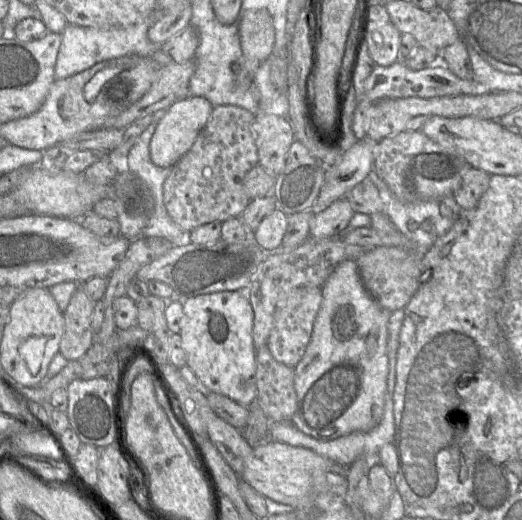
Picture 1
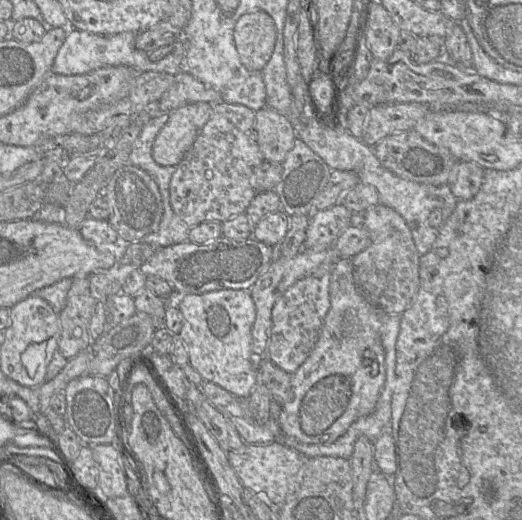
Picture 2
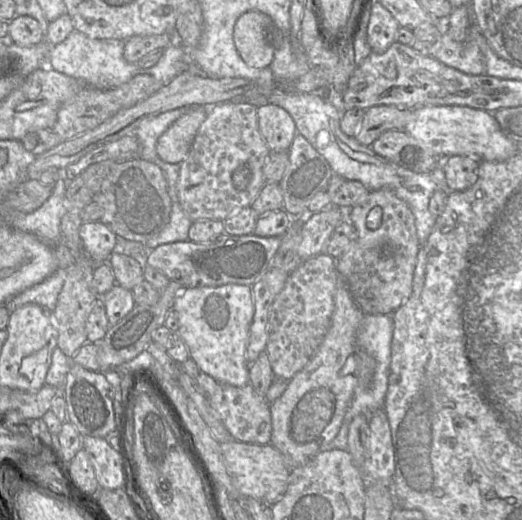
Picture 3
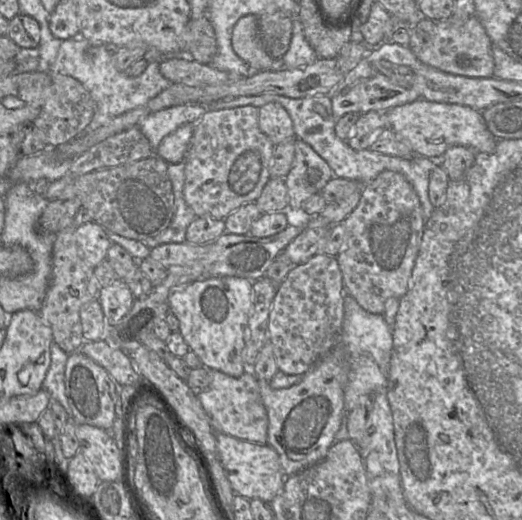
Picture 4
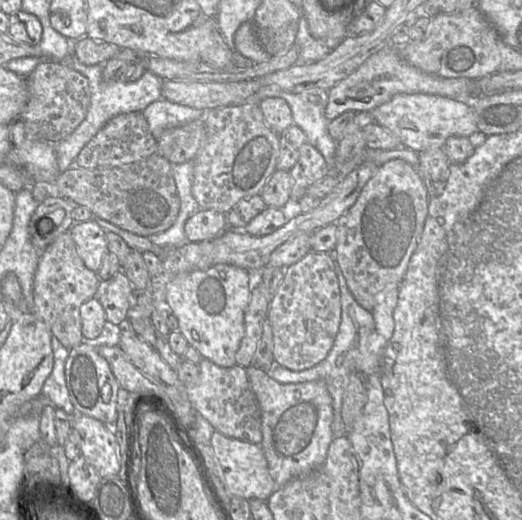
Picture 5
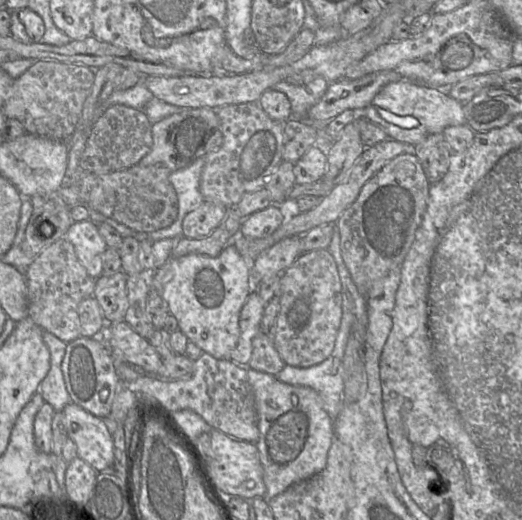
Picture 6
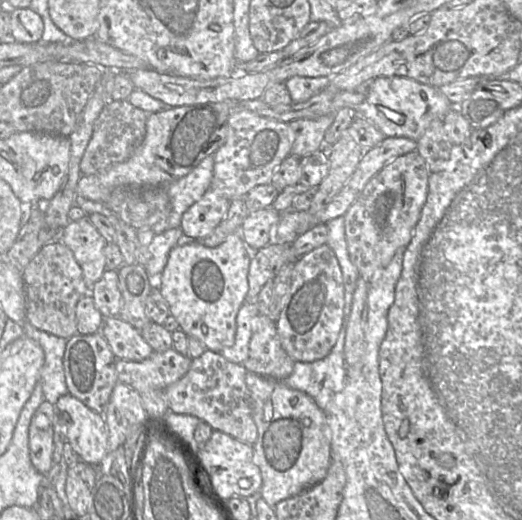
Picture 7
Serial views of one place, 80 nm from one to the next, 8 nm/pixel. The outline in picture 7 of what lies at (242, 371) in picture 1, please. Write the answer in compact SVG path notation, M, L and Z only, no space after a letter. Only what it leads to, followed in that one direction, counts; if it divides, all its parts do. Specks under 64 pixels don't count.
M241 230L230 234L222 244L214 248L207 247L198 240L184 239L169 253L167 264L158 278L158 288L168 304L170 315L178 321L180 329L187 336L200 340L207 350L220 353L234 343L236 317L246 302L249 290L250 261L251 251L242 239Z

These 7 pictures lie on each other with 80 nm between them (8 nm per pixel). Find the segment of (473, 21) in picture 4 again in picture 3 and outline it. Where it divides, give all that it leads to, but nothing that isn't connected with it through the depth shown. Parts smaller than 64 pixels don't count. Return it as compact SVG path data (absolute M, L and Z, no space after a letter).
M447 20L441 24L441 39L433 47L433 58L441 63L469 75L486 75L486 60L478 44L470 37L470 27L465 41L458 42L447 34Z

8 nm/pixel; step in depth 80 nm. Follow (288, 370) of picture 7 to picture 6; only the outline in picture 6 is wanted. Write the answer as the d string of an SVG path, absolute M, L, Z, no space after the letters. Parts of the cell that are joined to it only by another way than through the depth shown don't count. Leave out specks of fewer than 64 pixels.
M263 331L253 338L252 355L246 368L276 376L285 366L284 361L274 346L273 339Z

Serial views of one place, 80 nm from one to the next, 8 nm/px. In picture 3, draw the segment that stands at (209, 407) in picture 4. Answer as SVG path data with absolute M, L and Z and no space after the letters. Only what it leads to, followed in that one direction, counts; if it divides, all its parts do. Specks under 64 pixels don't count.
M250 383L243 387L221 385L222 390L217 390L208 399L212 408L219 414L231 437L244 443L270 444L272 420L270 404L266 398L258 395Z

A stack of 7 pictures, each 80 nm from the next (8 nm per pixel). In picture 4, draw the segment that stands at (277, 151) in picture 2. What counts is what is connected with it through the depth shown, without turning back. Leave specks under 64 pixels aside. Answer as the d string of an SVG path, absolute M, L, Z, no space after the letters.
M269 102L259 107L258 126L274 146L295 137L290 115L276 102Z

